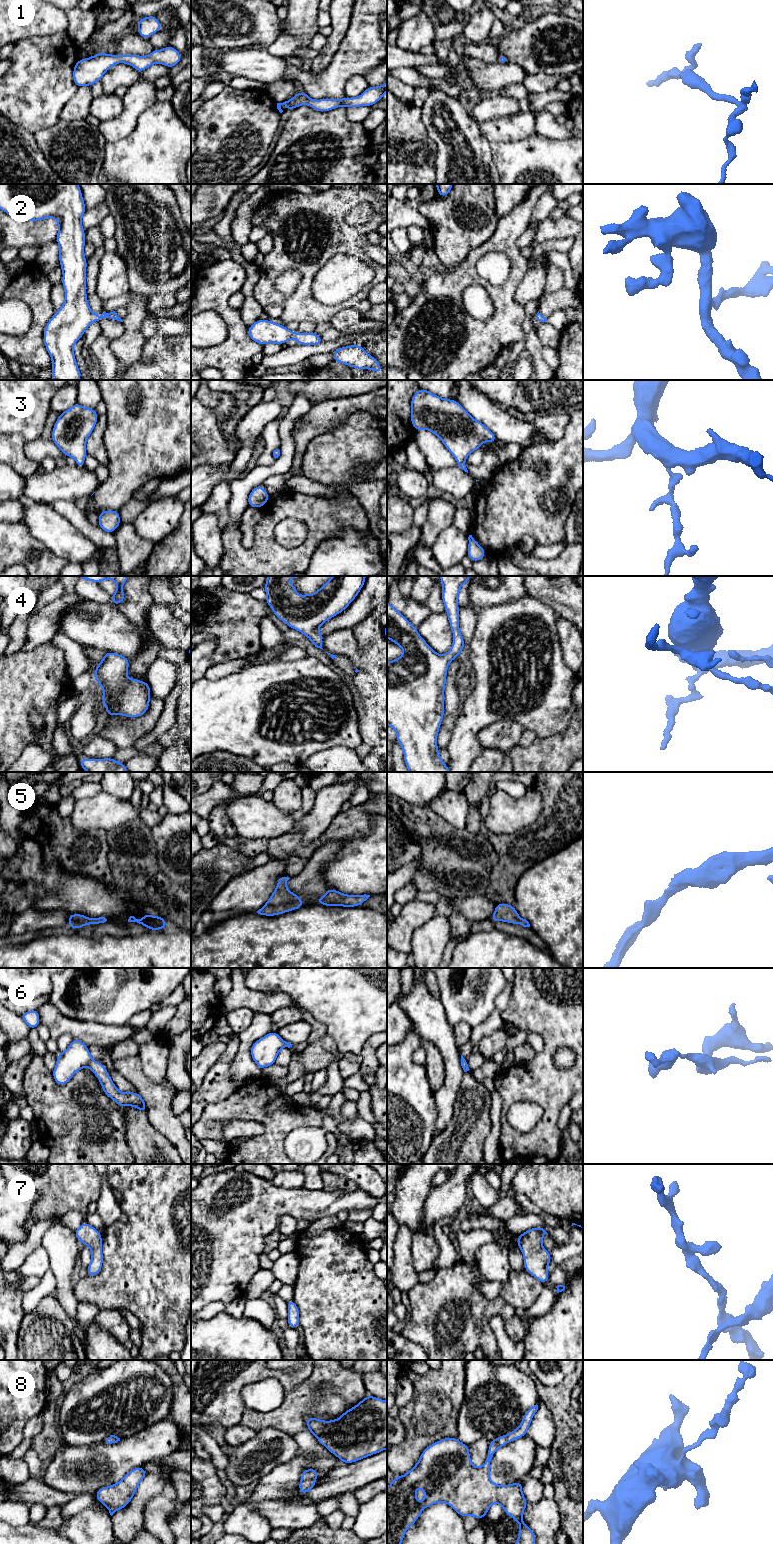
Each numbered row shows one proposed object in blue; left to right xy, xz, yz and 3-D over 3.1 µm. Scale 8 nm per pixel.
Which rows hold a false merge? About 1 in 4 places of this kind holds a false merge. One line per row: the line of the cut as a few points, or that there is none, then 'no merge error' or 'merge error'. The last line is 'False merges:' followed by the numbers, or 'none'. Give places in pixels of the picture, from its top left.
1: no cut; no merge error
2: no cut; no merge error
3: no cut; no merge error
4: no cut; no merge error
5: no cut; no merge error
6: no cut; no merge error
7: no cut; no merge error
8: no cut; no merge error
False merges: none

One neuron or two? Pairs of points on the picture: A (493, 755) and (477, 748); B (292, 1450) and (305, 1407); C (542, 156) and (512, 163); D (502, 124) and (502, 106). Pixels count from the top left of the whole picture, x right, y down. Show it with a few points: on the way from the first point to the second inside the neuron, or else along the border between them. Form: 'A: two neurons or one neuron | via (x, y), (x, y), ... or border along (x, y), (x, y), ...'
A: two neurons | border along (485, 749), (472, 761)
B: two neurons | border along (270, 1427), (279, 1429), (292, 1436)
C: one neuron | via (535, 163), (519, 163)
D: two neurons | border along (520, 110), (514, 114), (502, 115), (480, 123)

